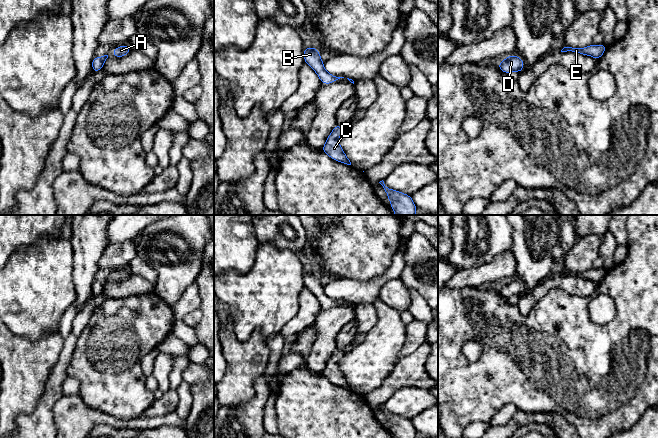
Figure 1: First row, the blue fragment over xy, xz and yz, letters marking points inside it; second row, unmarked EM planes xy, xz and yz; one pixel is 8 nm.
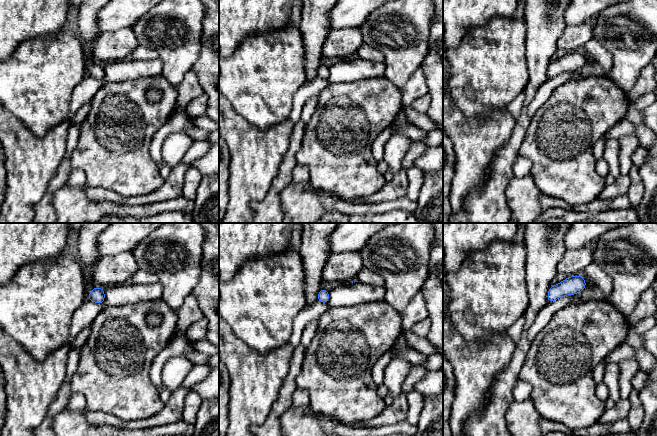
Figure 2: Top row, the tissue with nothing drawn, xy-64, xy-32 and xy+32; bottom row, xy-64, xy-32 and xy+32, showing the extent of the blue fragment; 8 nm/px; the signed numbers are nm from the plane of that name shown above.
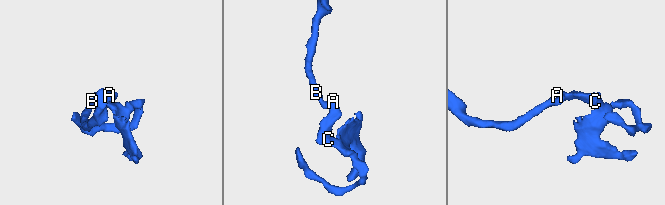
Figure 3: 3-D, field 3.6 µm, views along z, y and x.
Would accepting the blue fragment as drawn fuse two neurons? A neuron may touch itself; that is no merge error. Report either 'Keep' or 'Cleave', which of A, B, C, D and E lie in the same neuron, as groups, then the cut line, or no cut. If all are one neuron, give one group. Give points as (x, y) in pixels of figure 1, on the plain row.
Keep. Groups: A B C D E. No split

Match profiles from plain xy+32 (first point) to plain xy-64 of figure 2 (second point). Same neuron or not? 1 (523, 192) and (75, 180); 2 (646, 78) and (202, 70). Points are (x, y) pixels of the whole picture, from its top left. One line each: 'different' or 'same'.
1: different
2: different

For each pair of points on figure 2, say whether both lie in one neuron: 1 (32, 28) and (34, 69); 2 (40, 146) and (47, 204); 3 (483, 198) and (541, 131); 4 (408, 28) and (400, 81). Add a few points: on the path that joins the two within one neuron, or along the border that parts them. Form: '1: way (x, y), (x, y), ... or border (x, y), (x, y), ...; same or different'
1: border (56, 32), (44, 37), (25, 39), (13, 51); different
2: border (57, 171), (45, 194), (34, 205), (33, 212); different
3: border (525, 131), (518, 154); different
4: way (404, 41), (404, 54), (400, 68); same

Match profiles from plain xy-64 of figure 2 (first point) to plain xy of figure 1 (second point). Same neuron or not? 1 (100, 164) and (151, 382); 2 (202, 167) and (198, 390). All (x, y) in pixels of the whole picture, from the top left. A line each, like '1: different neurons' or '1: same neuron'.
1: different neurons
2: different neurons

